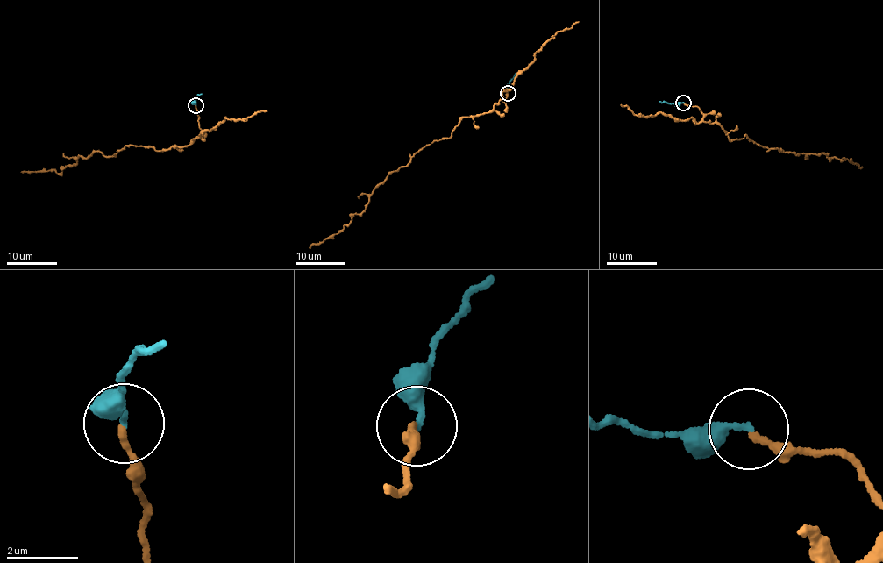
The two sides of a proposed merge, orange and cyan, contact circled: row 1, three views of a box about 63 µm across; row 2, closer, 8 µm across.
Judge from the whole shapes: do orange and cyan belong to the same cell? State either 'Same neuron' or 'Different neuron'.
Different neuron

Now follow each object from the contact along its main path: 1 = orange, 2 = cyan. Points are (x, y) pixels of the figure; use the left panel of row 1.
1: (195, 105), (202, 133), (188, 145), (162, 152), (125, 145), (114, 156), (78, 156), (60, 172), (21, 171)
2: (195, 105), (195, 98), (201, 94)

